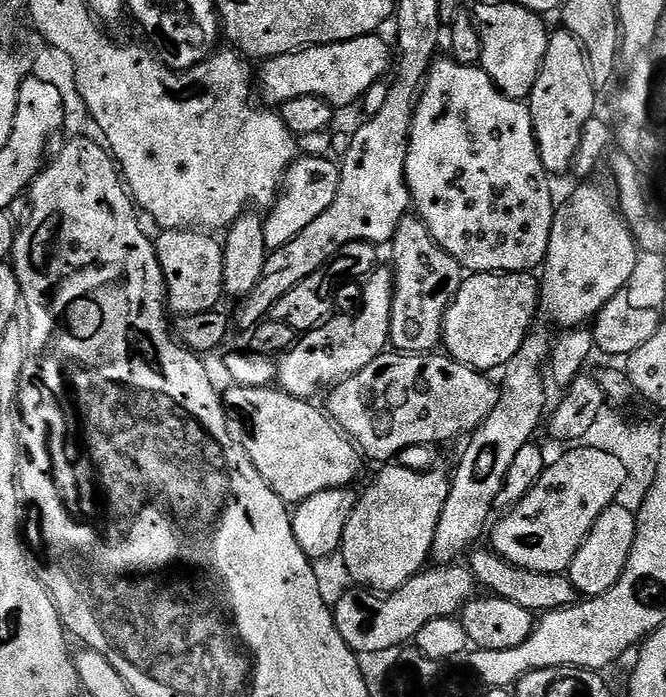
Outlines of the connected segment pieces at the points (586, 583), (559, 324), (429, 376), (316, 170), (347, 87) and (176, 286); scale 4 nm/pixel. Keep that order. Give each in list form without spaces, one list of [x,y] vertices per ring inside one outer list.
[[[616,503],[611,504],[594,522],[590,534],[582,542],[578,554],[570,562],[567,578],[581,597],[601,596],[610,590],[622,578],[622,570],[626,570],[626,558],[630,558],[630,550],[636,537],[636,513],[626,510]]]
[[[584,182],[568,196],[564,205],[556,208],[556,216],[552,220],[548,254],[544,258],[542,273],[544,280],[540,284],[539,315],[544,316],[548,324],[553,324],[556,330],[567,330],[587,325],[610,298],[621,295],[630,282],[630,274],[634,274],[634,266],[638,259],[638,247],[631,231],[620,215],[613,197],[607,196],[600,188],[595,188],[592,182]]]
[[[385,350],[378,358],[374,358],[374,362],[370,362],[370,366],[358,370],[358,374],[344,377],[343,380],[339,381],[339,383],[331,389],[333,392],[329,394],[328,404],[326,403],[328,415],[340,425],[340,429],[348,435],[349,440],[360,449],[361,453],[363,453],[369,461],[372,459],[384,460],[380,462],[388,462],[391,461],[388,460],[391,456],[396,456],[399,452],[406,451],[407,448],[416,448],[419,444],[444,444],[447,440],[458,439],[460,435],[463,437],[465,434],[471,434],[475,432],[476,429],[480,427],[482,421],[488,417],[490,410],[494,410],[494,406],[500,397],[500,390],[495,383],[492,385],[491,382],[488,381],[489,377],[485,375],[485,373],[477,372],[476,369],[466,366],[465,364],[459,364],[447,354],[441,354],[441,356],[436,355],[440,354],[409,354],[395,350]]]
[[[301,155],[293,161],[284,176],[280,195],[265,217],[264,233],[269,249],[275,250],[293,240],[298,233],[318,218],[337,196],[340,172],[331,159],[320,156]]]
[[[373,34],[370,36],[359,36],[353,40],[343,40],[337,44],[313,44],[307,48],[299,48],[297,52],[287,52],[281,56],[270,56],[263,61],[258,72],[258,96],[265,105],[282,106],[294,98],[313,96],[319,100],[325,100],[332,105],[333,109],[348,108],[352,103],[359,101],[370,86],[381,83],[389,75],[394,64],[394,52],[383,40],[383,35]]]
[[[169,228],[155,237],[158,262],[164,275],[166,304],[176,316],[189,316],[199,312],[210,312],[217,307],[220,296],[225,295],[222,278],[224,250],[215,235],[204,230]]]

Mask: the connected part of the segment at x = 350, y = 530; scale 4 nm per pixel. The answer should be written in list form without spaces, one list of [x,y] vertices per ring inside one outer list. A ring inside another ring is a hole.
[[[384,466],[380,473],[376,476],[376,481],[365,490],[359,493],[354,510],[350,514],[350,518],[346,522],[346,530],[344,537],[340,543],[339,555],[344,556],[344,568],[357,580],[357,585],[363,586],[365,589],[371,590],[377,594],[387,594],[398,590],[410,578],[414,578],[429,563],[432,555],[432,543],[434,542],[434,534],[438,530],[438,518],[442,518],[442,506],[446,506],[446,498],[448,497],[448,485],[450,483],[449,473],[444,472],[419,472],[416,468],[388,468],[392,466]]]

